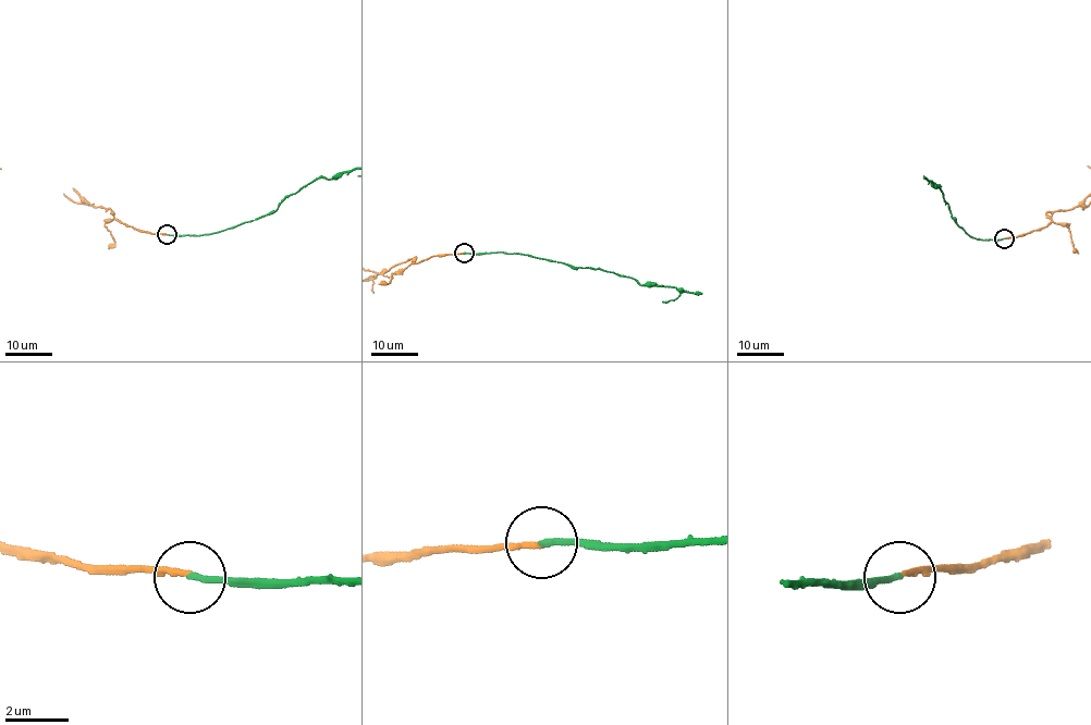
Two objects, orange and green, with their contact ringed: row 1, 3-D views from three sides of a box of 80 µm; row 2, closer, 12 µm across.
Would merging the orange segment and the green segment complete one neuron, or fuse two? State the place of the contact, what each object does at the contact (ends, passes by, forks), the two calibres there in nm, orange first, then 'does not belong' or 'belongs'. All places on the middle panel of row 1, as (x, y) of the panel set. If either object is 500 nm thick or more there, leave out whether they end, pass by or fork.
(464, 253) | orange ends | green ends | 160/190 nm | belongs

